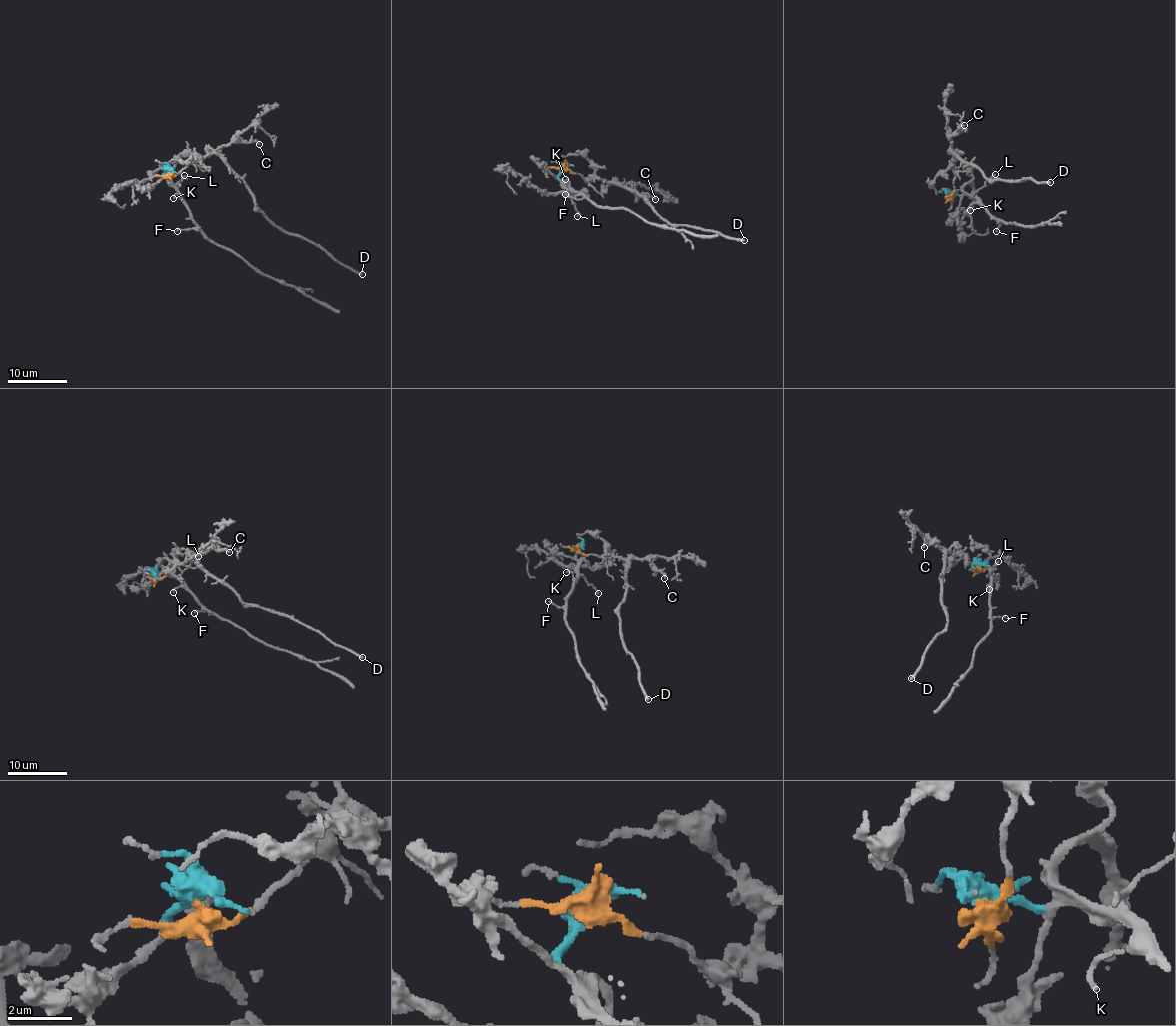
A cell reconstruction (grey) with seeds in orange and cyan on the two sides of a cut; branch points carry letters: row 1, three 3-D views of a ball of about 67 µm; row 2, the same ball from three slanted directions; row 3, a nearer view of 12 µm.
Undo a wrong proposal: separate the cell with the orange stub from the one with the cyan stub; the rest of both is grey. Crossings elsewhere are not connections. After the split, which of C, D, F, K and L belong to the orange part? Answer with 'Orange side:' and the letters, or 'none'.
Orange side: C, D

